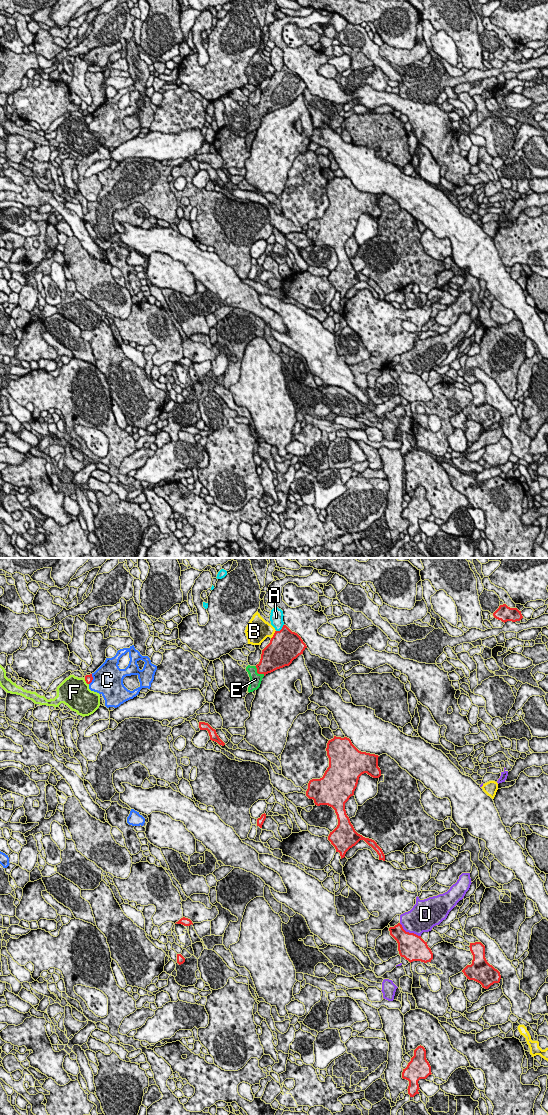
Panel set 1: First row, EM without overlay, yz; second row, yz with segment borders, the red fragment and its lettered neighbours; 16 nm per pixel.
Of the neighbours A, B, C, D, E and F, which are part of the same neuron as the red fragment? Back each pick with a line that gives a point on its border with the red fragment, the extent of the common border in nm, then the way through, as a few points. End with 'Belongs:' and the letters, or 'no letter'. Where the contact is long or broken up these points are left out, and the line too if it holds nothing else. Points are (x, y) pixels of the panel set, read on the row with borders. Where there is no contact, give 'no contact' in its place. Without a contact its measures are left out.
E: meets red in yz at (258, 673); contact 220 nm long
Belongs: E

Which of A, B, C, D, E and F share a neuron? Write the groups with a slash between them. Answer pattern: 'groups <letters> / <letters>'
groups A / B / C / D / E / F

